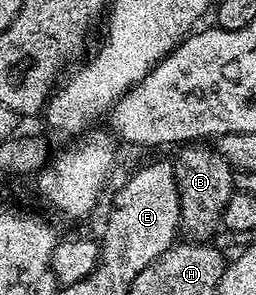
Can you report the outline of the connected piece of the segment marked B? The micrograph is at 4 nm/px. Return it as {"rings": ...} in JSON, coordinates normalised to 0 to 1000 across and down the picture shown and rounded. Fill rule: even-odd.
{"rings":[[[738,481],[699,505],[672,542],[672,583],[688,597],[703,675],[703,756],[750,786],[797,786],[863,756],[875,702],[914,647],[914,576],[852,522],[840,498],[797,481]]]}

